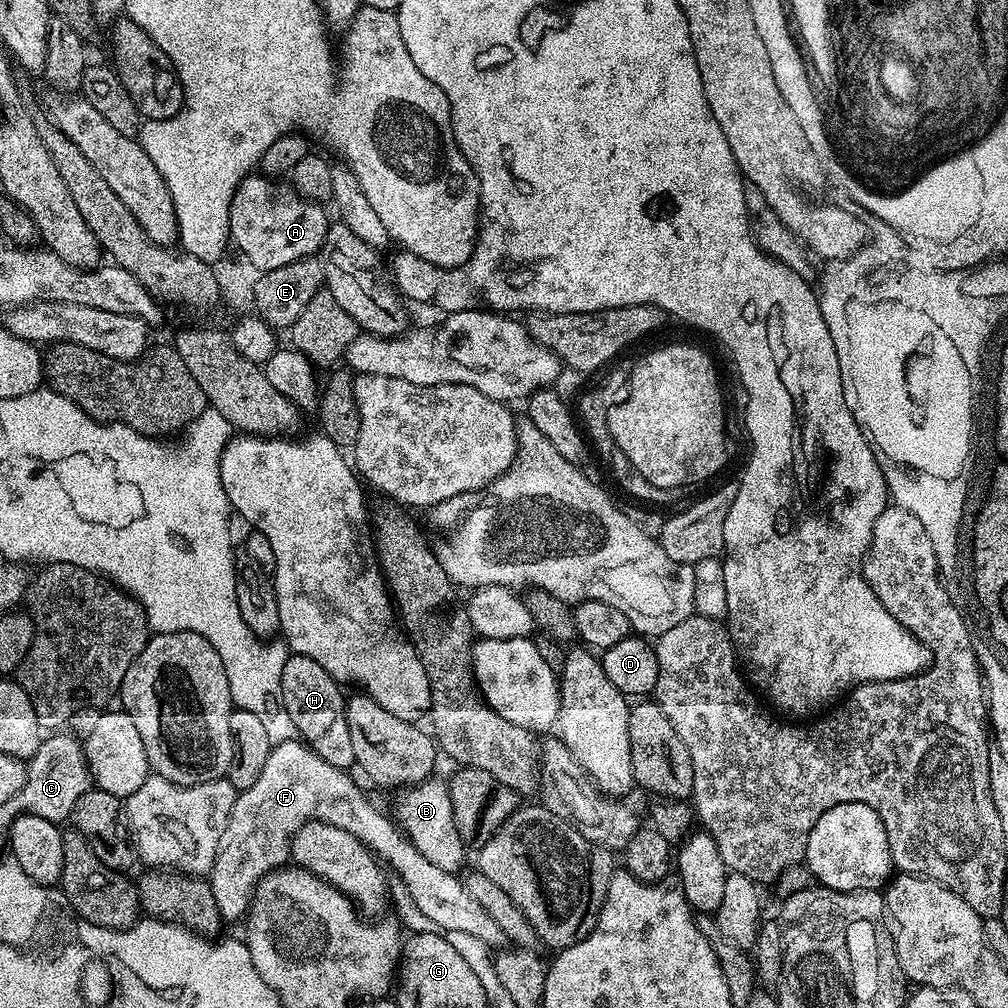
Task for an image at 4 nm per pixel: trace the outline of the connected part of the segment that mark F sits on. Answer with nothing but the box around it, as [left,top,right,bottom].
[210,739,506,950]

